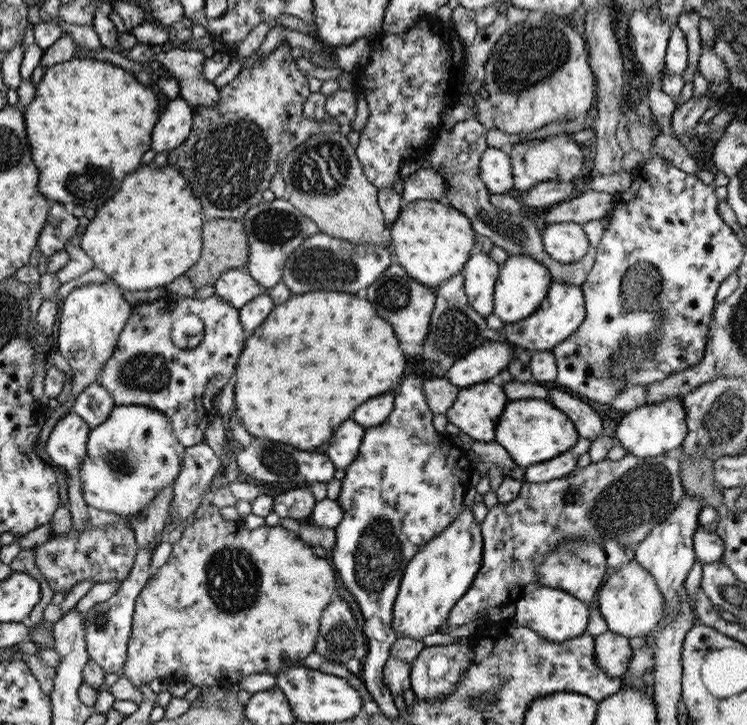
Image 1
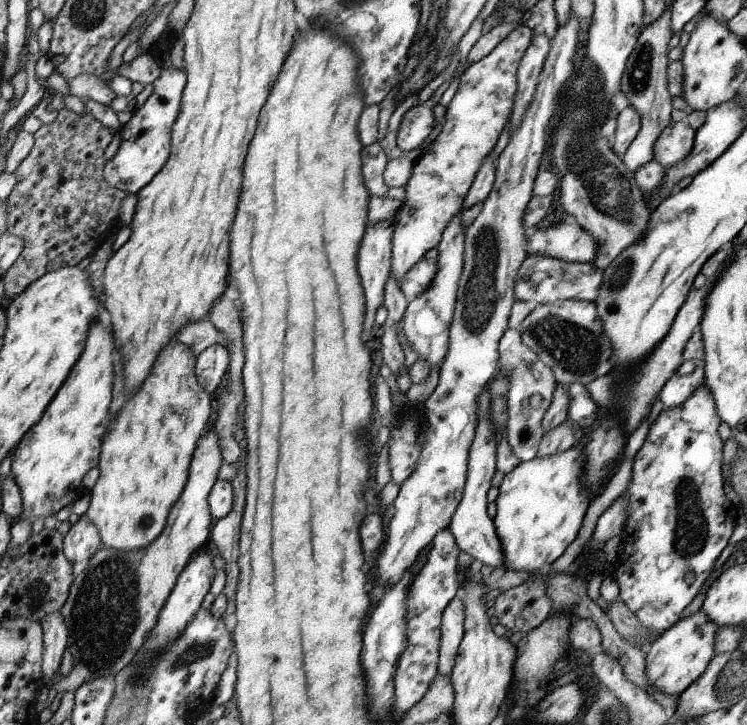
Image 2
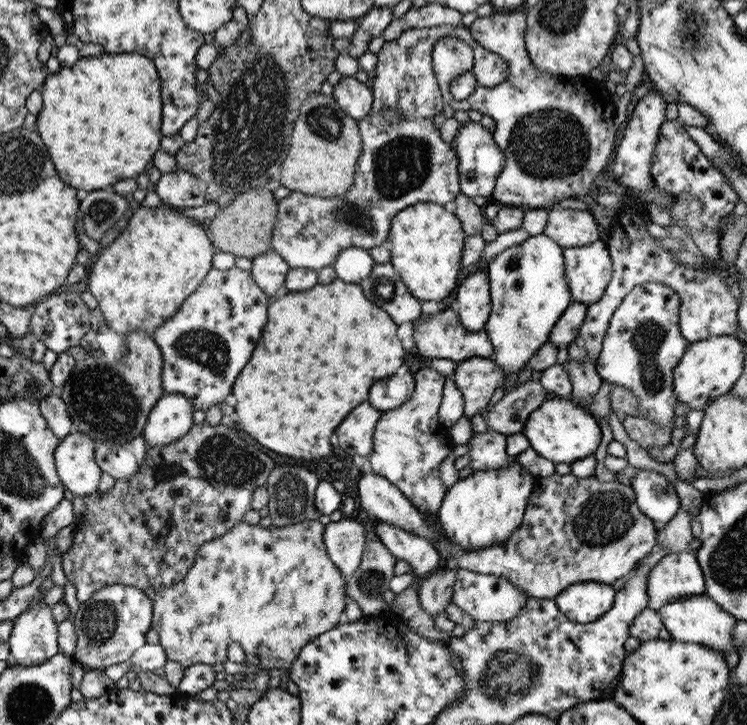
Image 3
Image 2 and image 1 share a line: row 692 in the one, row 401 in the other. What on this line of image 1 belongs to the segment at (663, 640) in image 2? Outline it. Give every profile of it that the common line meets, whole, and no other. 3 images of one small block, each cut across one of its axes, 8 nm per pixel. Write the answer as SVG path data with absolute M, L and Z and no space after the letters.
M668 399L627 411L615 431L615 437L627 454L633 454L638 458L652 458L668 451L678 450L688 432L682 399Z

